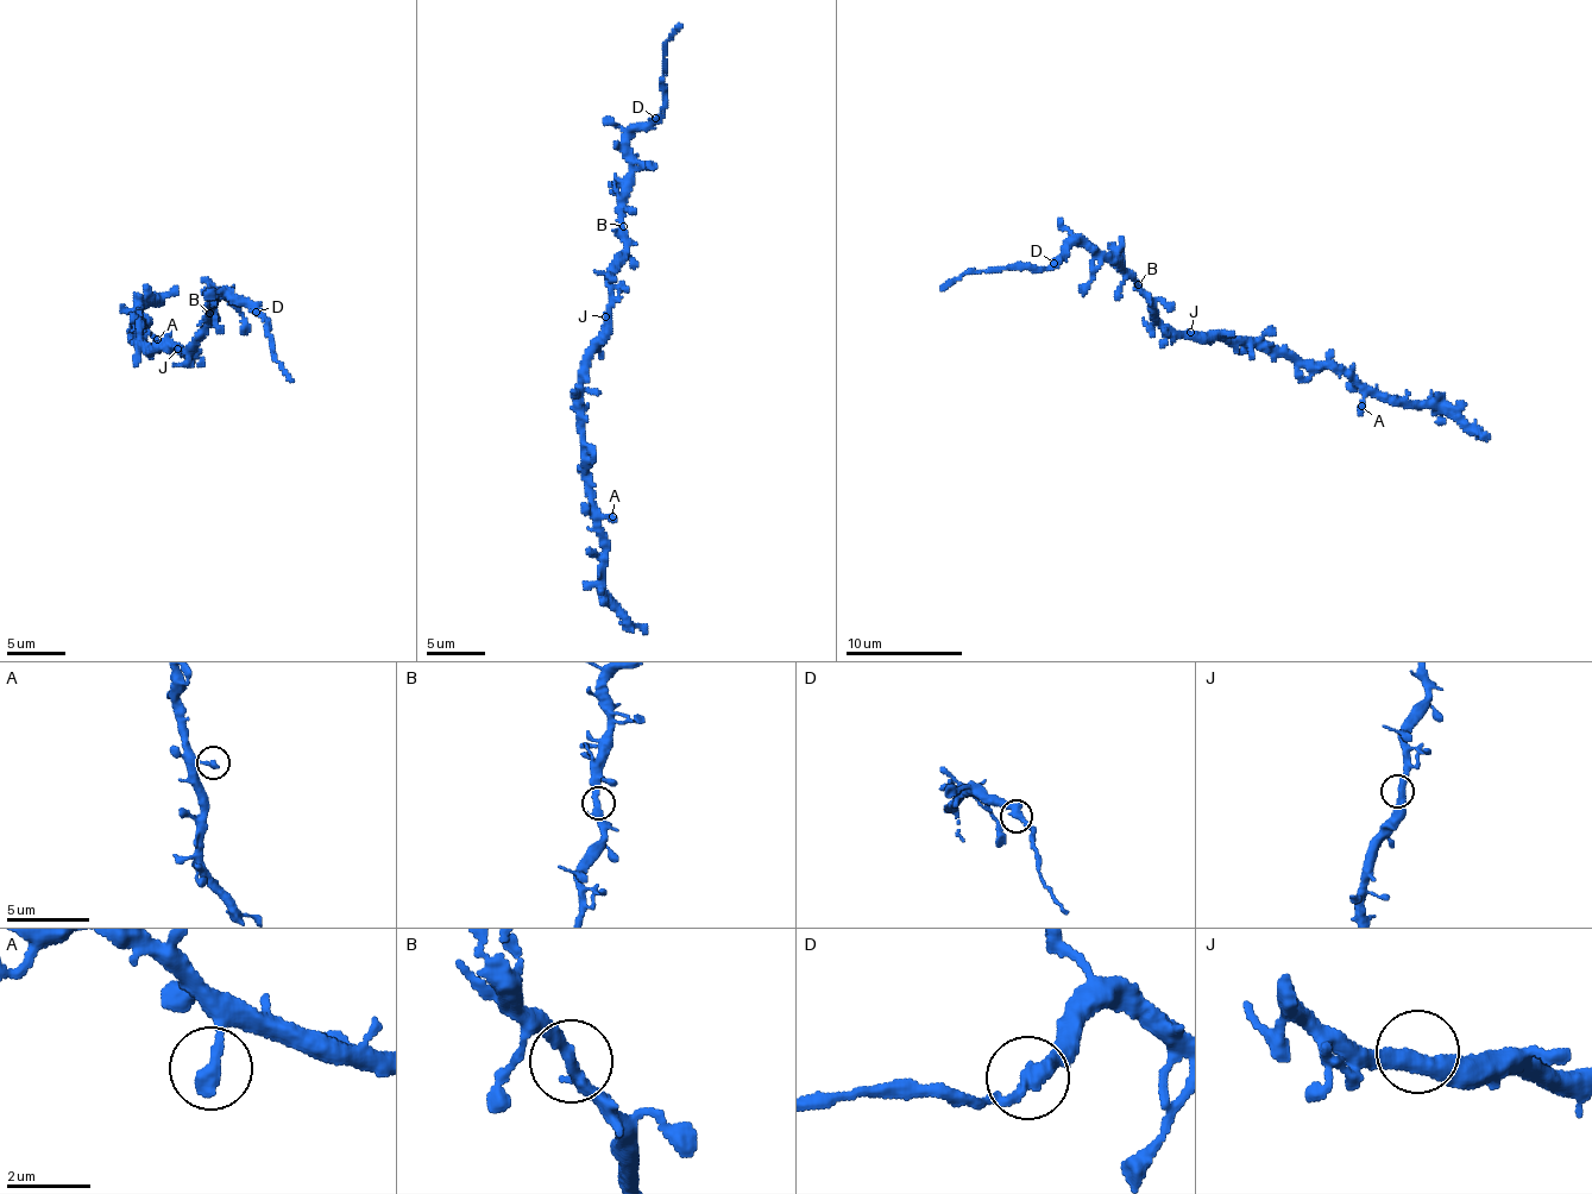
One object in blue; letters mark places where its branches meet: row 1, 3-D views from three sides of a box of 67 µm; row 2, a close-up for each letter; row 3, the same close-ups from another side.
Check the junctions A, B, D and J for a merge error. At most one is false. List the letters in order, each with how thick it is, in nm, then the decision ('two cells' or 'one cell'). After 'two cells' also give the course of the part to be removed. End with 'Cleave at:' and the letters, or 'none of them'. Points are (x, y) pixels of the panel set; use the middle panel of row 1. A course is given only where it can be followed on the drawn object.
A: 400 nm thick; one cell
B: 320 nm thick; one cell
D: 360 nm thick; two cells; foreign part runs (655, 119), (664, 104), (664, 43), (681, 25)
J: 420 nm thick; one cell
Cleave at: D

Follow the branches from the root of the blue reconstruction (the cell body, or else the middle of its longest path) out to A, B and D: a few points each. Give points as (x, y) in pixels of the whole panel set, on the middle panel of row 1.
A: (608, 315), (608, 331), (592, 356), (581, 387), (586, 491), (603, 515), (612, 516)
B: (608, 315), (609, 283), (615, 261), (625, 246), (623, 226)
D: (608, 315), (609, 283), (615, 261), (625, 246), (621, 196), (630, 180), (628, 140), (655, 119)

